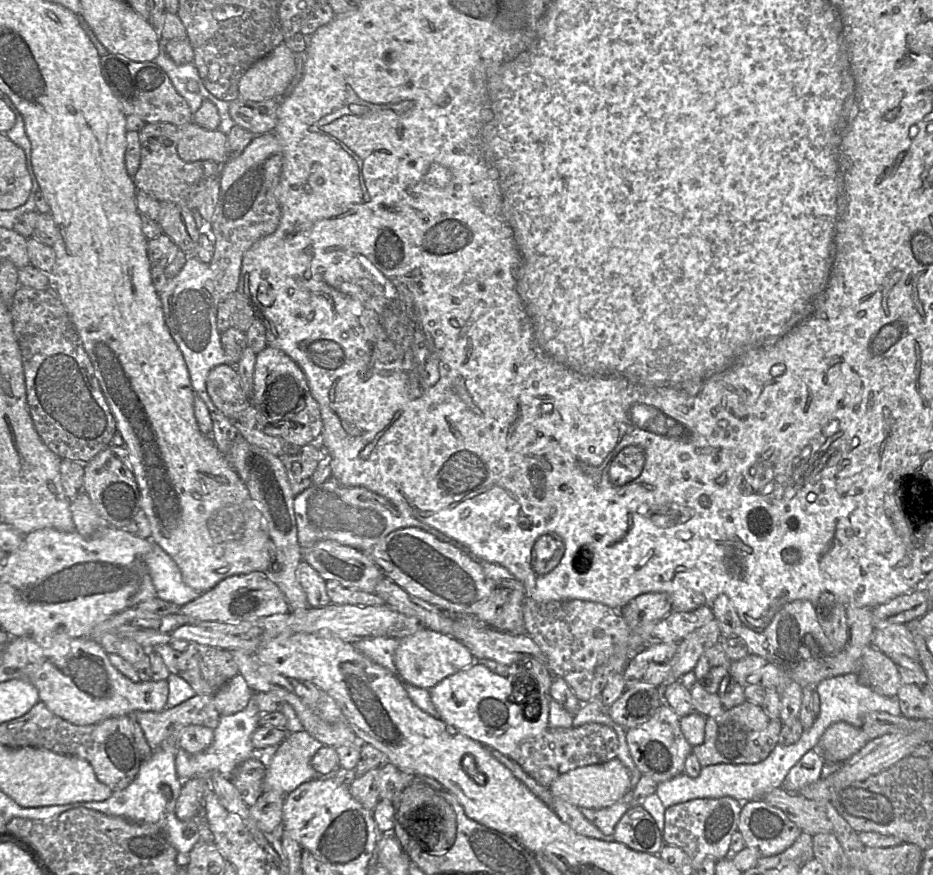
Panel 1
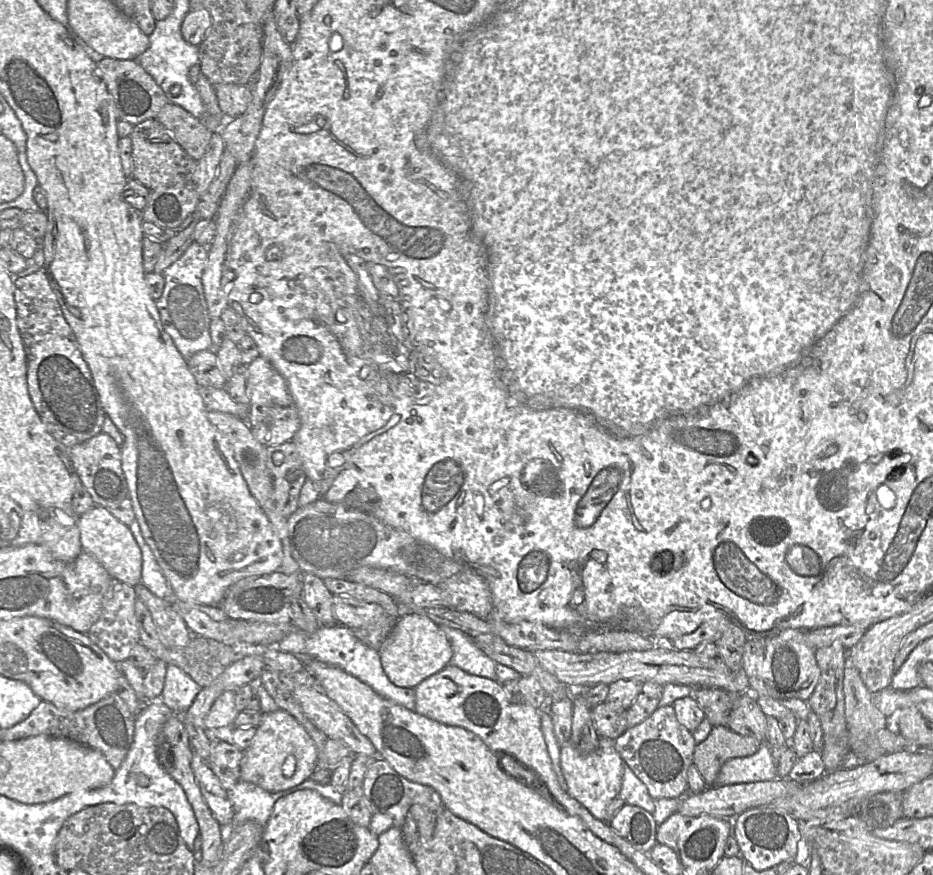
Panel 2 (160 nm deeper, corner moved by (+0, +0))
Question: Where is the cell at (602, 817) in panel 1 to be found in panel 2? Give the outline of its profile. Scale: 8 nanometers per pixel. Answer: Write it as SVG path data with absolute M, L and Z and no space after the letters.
M599 737L597 748L586 755L580 754L569 741L561 748L560 765L567 784L567 793L584 806L596 819L605 819L606 808L618 797L622 785L625 763L615 749L615 739Z

